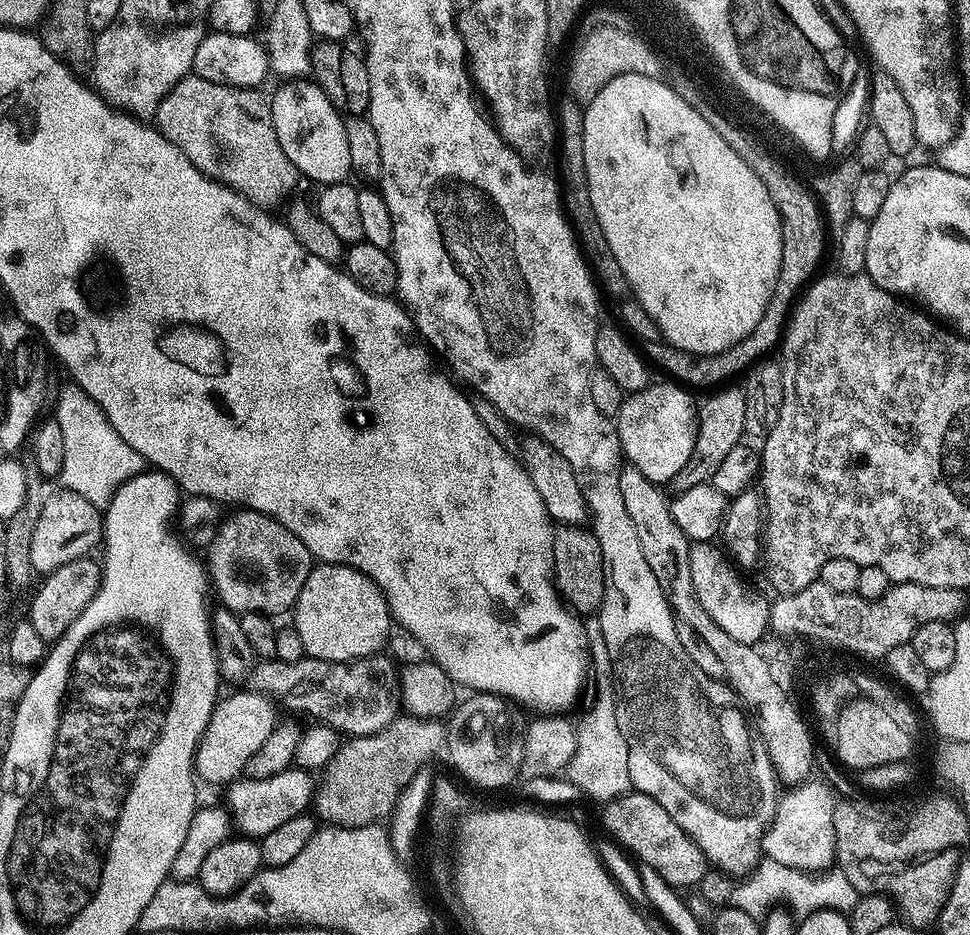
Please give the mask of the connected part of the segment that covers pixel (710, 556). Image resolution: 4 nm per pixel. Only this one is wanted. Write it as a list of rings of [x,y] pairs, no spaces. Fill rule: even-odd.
[[[696,542],[688,549],[690,574],[694,578],[698,602],[702,602],[702,610],[706,610],[706,614],[710,614],[710,618],[714,618],[714,622],[718,622],[718,626],[730,634],[730,638],[738,638],[738,642],[743,644],[759,645],[764,631],[767,633],[770,628],[769,597],[747,588],[733,561],[719,547],[716,549],[716,546],[712,542]]]

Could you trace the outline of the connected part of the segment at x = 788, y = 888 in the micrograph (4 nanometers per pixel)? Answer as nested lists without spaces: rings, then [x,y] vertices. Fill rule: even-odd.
[[[764,858],[743,882],[737,883],[732,889],[731,907],[746,910],[746,914],[764,918],[777,906],[791,910],[797,917],[809,916],[811,912],[851,912],[853,906],[860,901],[861,893],[839,870],[828,870],[823,874],[799,872],[797,868],[782,866],[782,862]]]

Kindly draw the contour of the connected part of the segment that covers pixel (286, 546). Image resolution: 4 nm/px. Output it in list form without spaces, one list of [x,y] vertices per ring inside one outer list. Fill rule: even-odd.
[[[236,510],[233,516],[225,515],[212,543],[206,549],[206,572],[210,577],[211,587],[220,595],[219,603],[231,612],[261,612],[263,616],[276,618],[279,612],[291,613],[296,607],[296,599],[314,567],[310,550],[302,546],[302,542],[282,522],[270,518],[261,512]]]

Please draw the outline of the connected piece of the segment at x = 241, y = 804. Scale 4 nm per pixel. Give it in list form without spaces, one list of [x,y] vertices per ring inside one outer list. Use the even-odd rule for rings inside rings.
[[[289,766],[282,774],[274,774],[274,778],[258,778],[250,780],[237,778],[227,785],[227,811],[233,825],[241,828],[243,835],[248,838],[259,838],[270,834],[282,822],[290,822],[290,818],[303,816],[309,811],[314,800],[313,773],[303,768]]]

